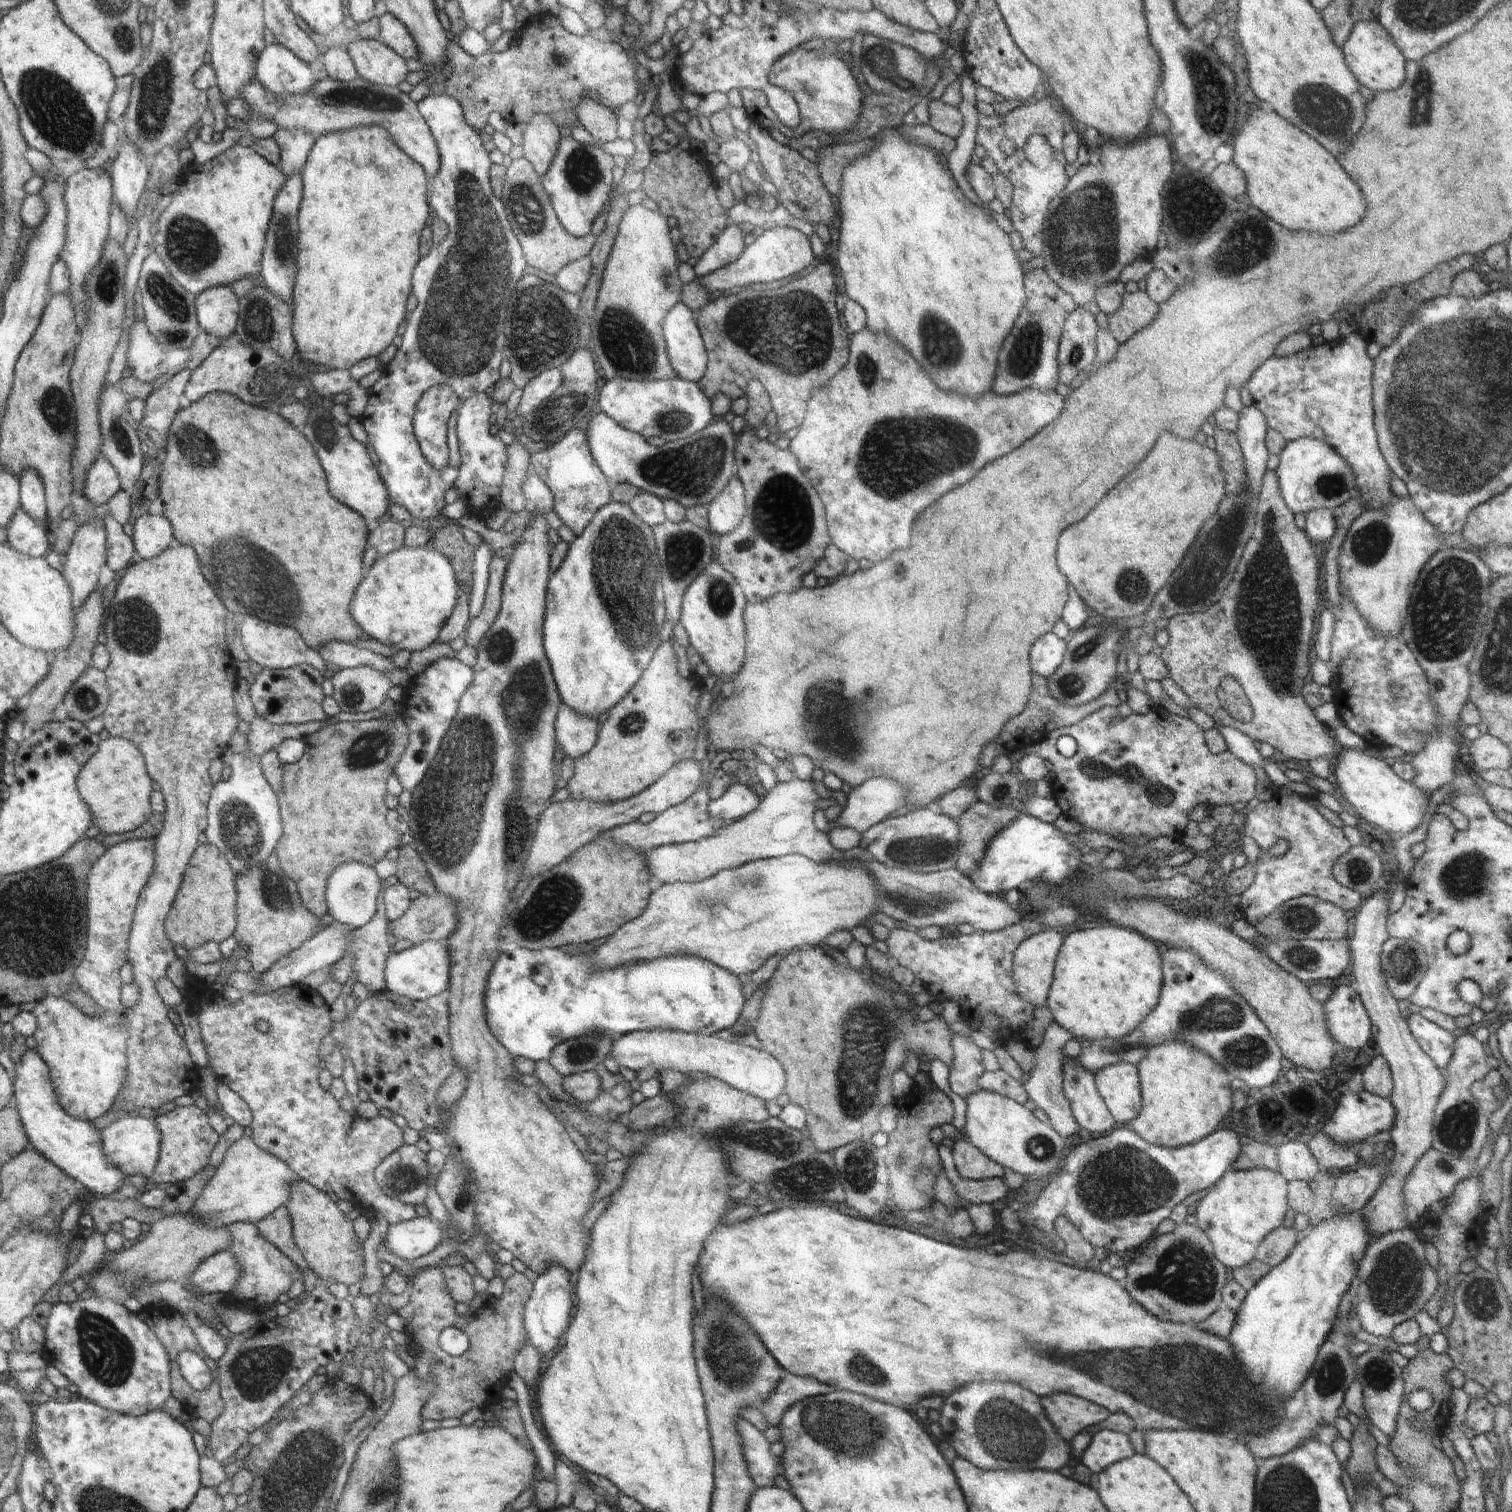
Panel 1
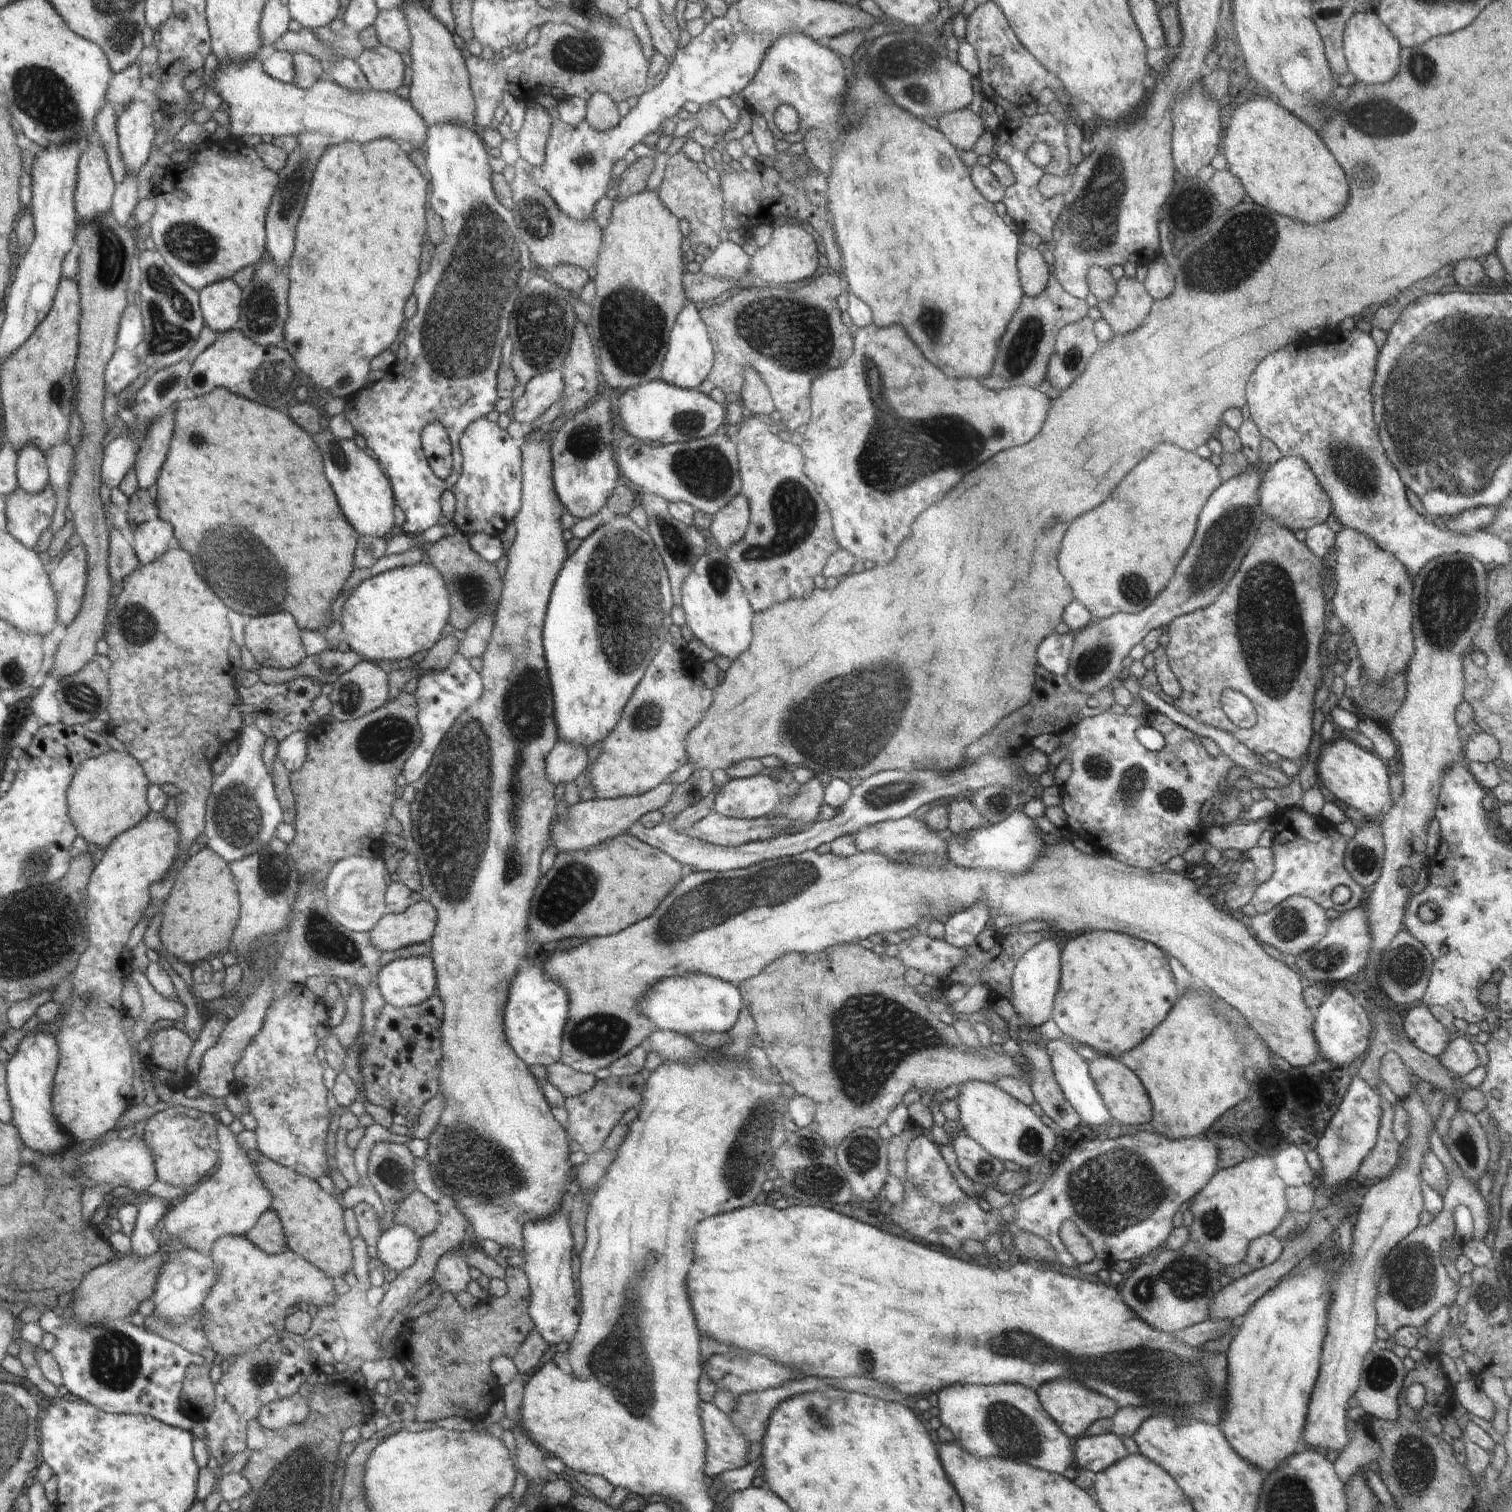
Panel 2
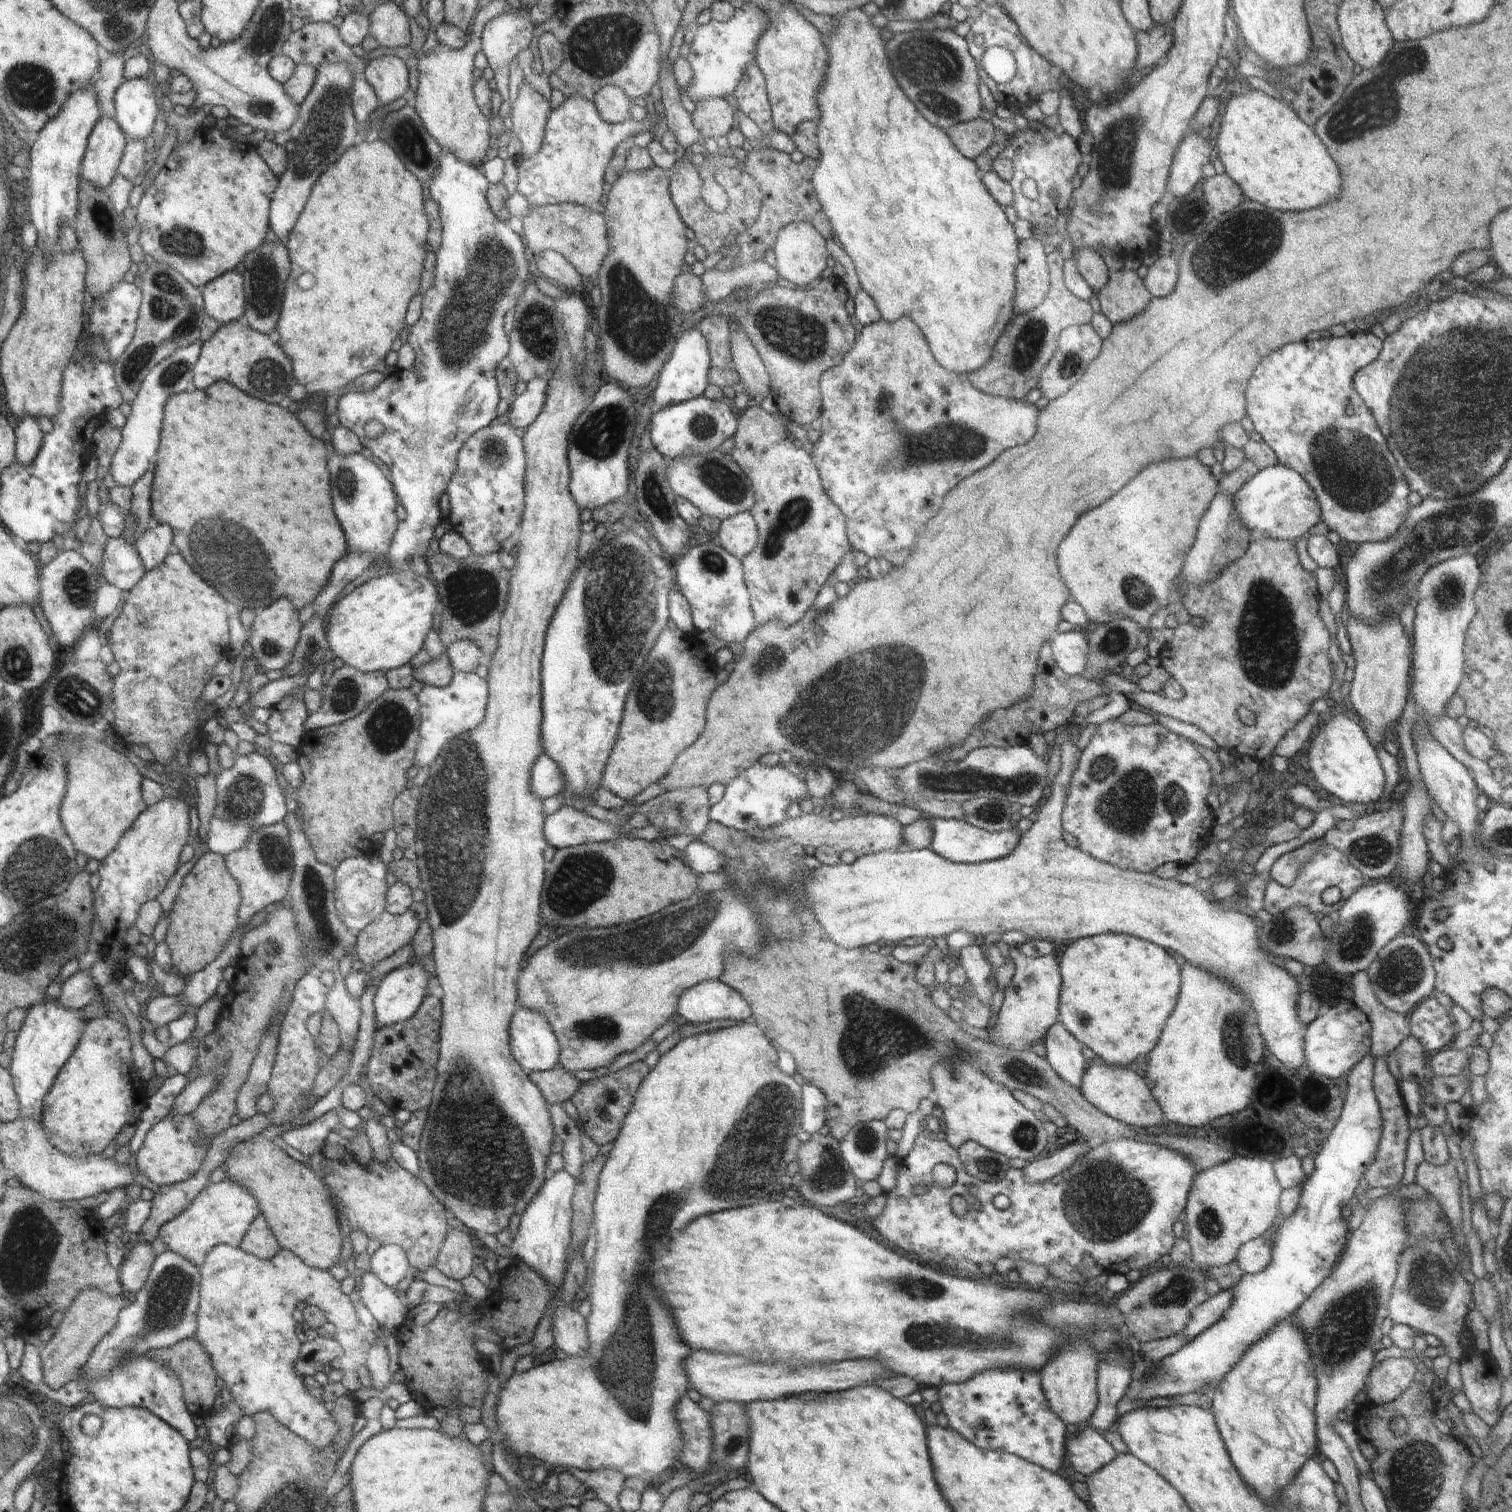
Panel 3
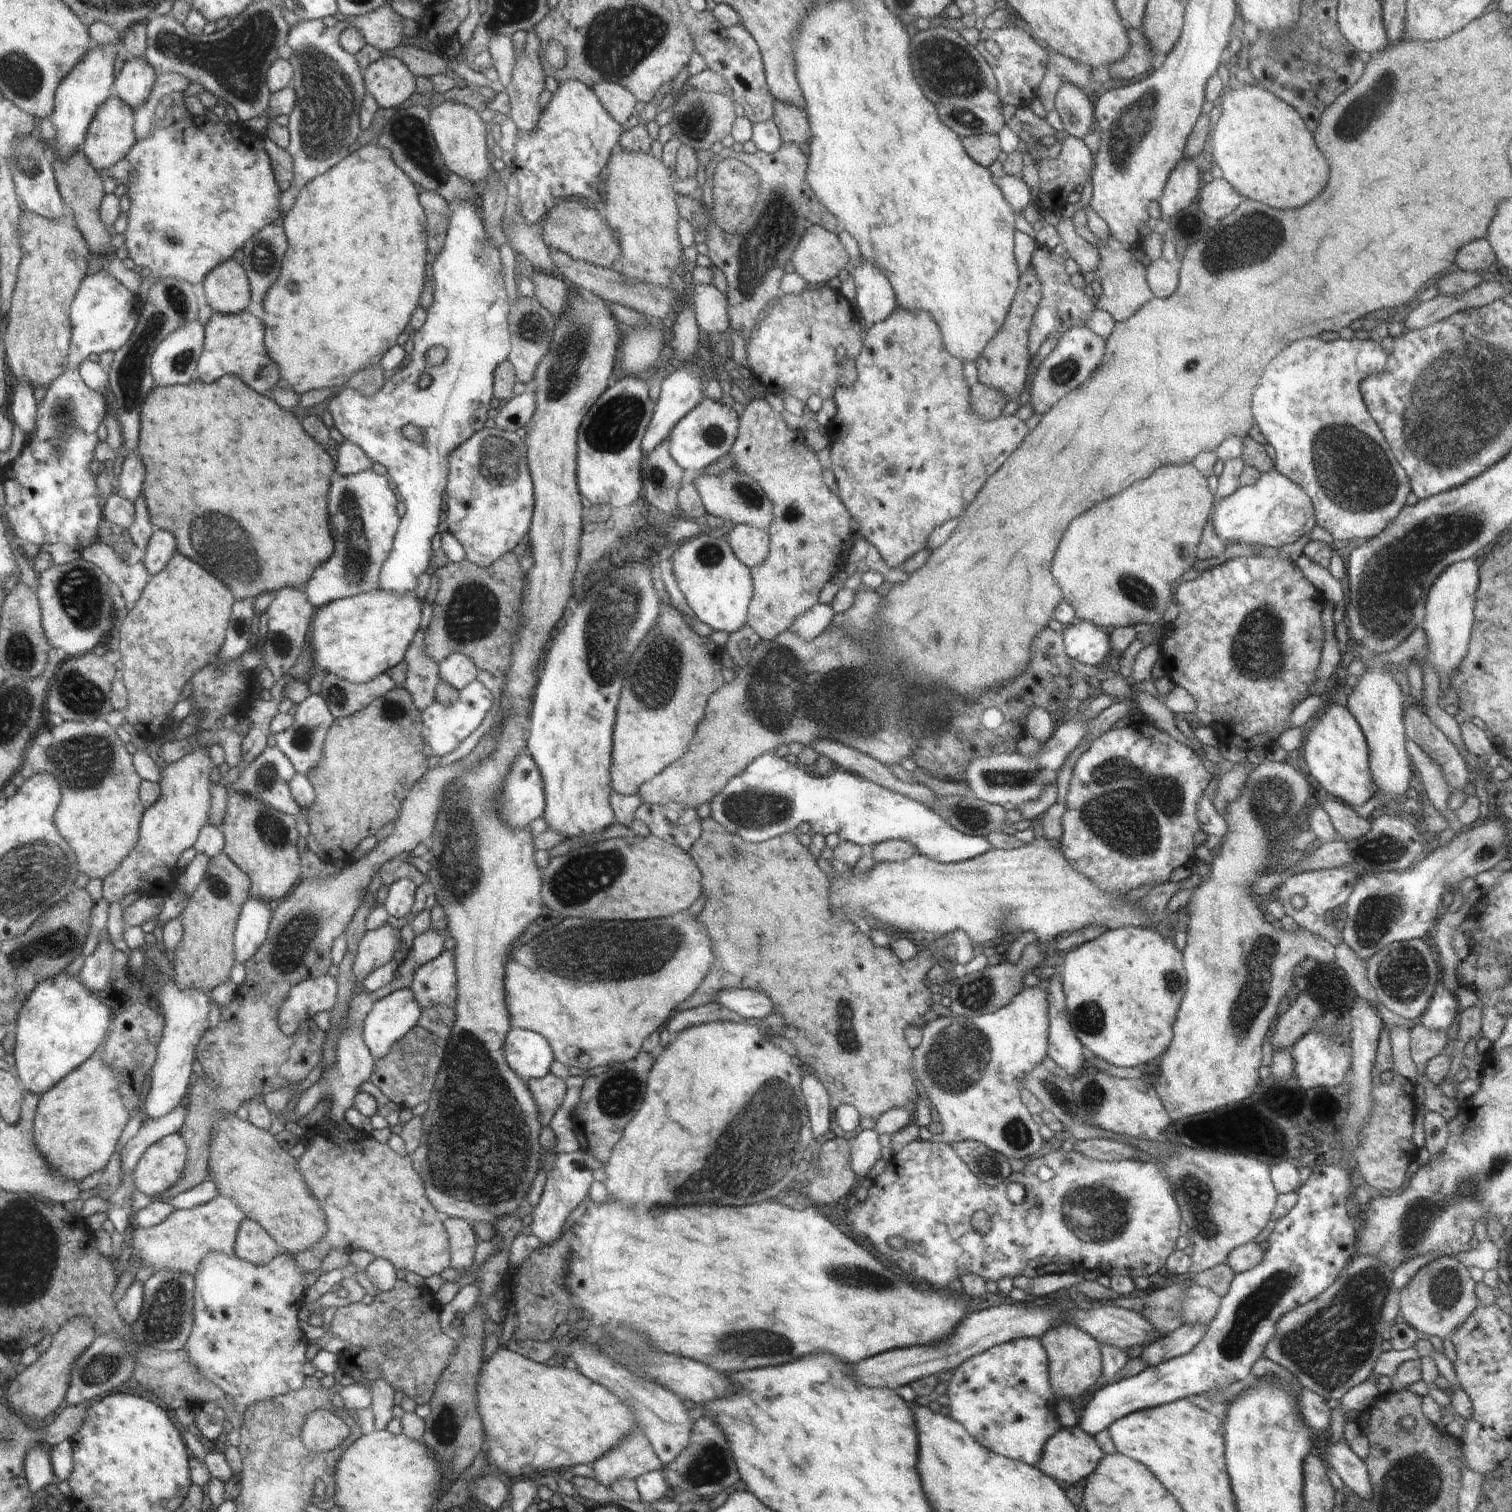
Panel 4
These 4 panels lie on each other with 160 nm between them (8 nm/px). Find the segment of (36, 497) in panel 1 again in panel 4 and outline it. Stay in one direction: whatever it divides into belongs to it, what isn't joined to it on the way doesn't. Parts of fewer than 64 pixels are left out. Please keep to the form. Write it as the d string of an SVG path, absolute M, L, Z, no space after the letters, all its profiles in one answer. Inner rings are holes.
M28 379L19 381L19 385L13 396L12 418L26 432L28 438L36 432L37 418L39 413L39 402L36 400L36 386Z

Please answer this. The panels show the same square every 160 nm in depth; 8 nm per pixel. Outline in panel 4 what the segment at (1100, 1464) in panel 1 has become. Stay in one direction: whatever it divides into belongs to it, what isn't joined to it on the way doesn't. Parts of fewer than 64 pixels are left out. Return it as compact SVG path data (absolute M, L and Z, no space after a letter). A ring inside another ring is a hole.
M1079 1426L1062 1427L1062 1430L1054 1434L1045 1444L1044 1454L1035 1467L1048 1476L1054 1476L1054 1480L1058 1482L1078 1485L1094 1472L1104 1455L1105 1452L1102 1451L1095 1437L1086 1434Z

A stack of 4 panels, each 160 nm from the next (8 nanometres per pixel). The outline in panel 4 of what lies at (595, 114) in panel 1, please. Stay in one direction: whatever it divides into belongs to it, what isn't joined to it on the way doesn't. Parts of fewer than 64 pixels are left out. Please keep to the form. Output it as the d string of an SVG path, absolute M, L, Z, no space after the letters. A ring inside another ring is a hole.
M602 81L594 86L594 90L606 110L622 124L635 111L636 97L627 88L620 86L620 84Z

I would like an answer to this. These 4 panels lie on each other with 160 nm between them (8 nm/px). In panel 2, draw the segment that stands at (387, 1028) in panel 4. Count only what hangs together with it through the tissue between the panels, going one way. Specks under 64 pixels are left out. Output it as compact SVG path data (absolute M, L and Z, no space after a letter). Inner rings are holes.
M429 957L396 959L381 968L377 985L385 1004L413 1007L436 994L437 971Z

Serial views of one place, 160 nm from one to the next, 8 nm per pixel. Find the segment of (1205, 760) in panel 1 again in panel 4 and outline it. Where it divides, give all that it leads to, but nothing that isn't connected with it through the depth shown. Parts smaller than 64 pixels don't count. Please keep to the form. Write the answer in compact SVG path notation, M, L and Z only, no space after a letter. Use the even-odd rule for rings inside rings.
M1133 721L1128 727L1121 730L1104 731L1092 740L1088 750L1082 753L1074 764L1067 794L1066 812L1061 818L1063 835L1059 846L1065 859L1075 871L1082 873L1088 880L1111 895L1126 895L1140 886L1146 886L1148 890L1151 890L1158 884L1169 881L1170 874L1176 868L1191 867L1196 861L1194 834L1200 831L1196 819L1196 804L1212 778L1213 776L1204 769L1199 756L1191 748L1170 737L1165 731L1159 730L1153 723Z

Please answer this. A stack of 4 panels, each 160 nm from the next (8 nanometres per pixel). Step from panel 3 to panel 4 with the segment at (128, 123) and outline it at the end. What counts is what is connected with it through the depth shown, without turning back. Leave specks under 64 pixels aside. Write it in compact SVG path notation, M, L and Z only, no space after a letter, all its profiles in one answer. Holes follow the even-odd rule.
M129 56L117 78L116 92L126 102L129 102L134 110L137 110L137 106L143 104L149 97L156 77L157 74L155 70L149 65L149 62L144 57Z

